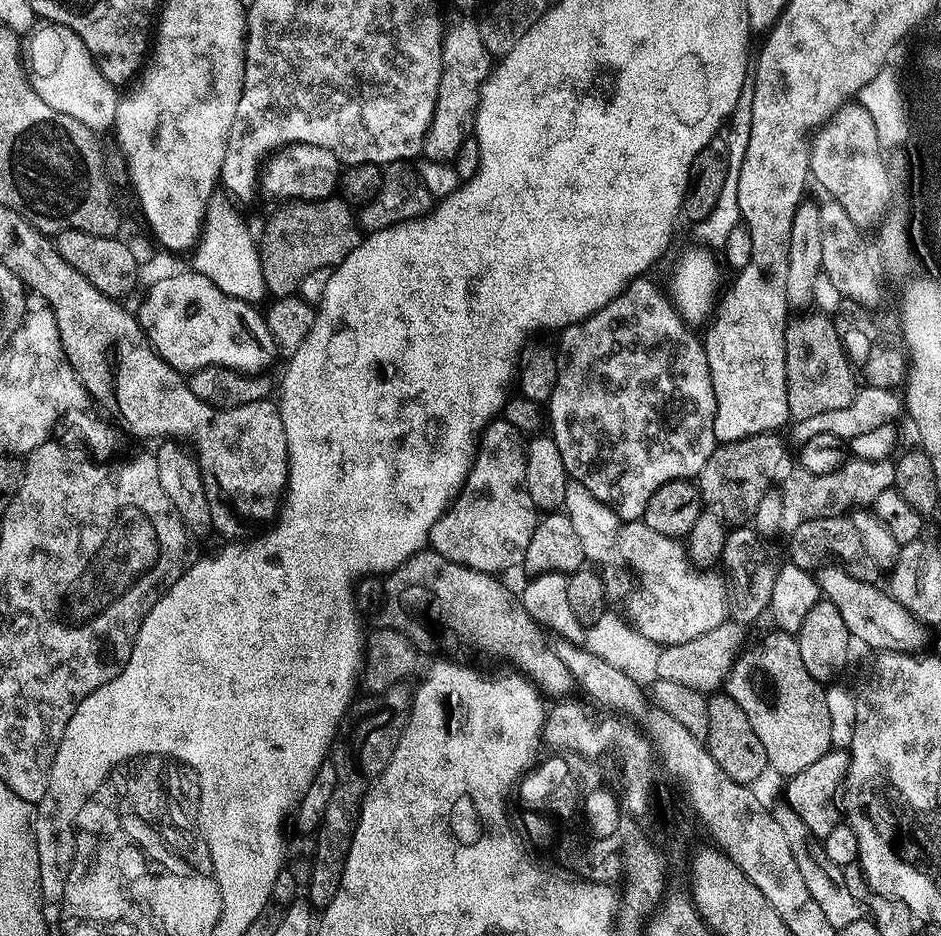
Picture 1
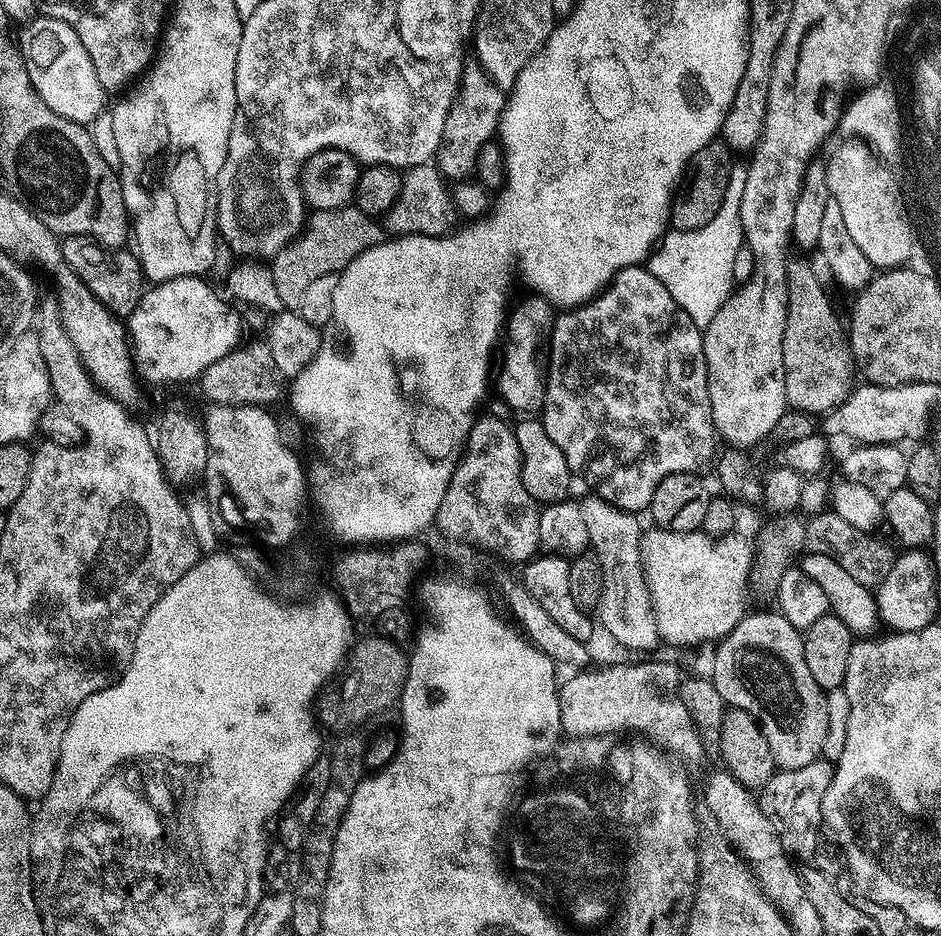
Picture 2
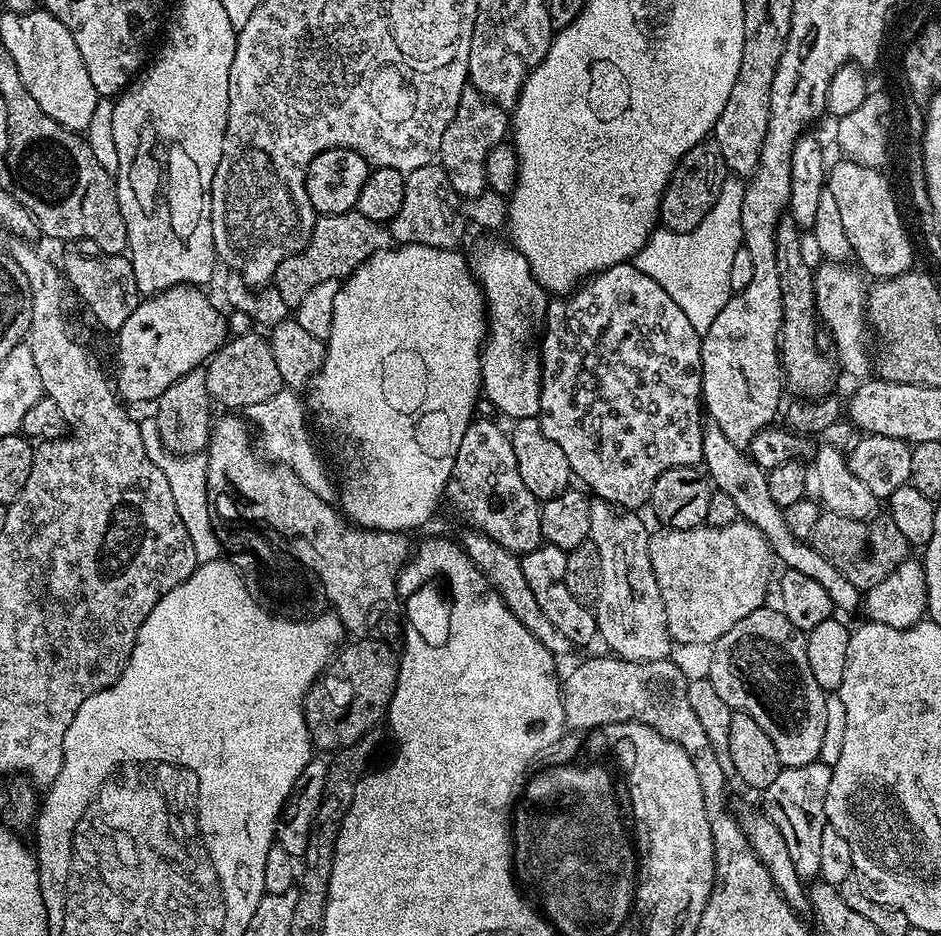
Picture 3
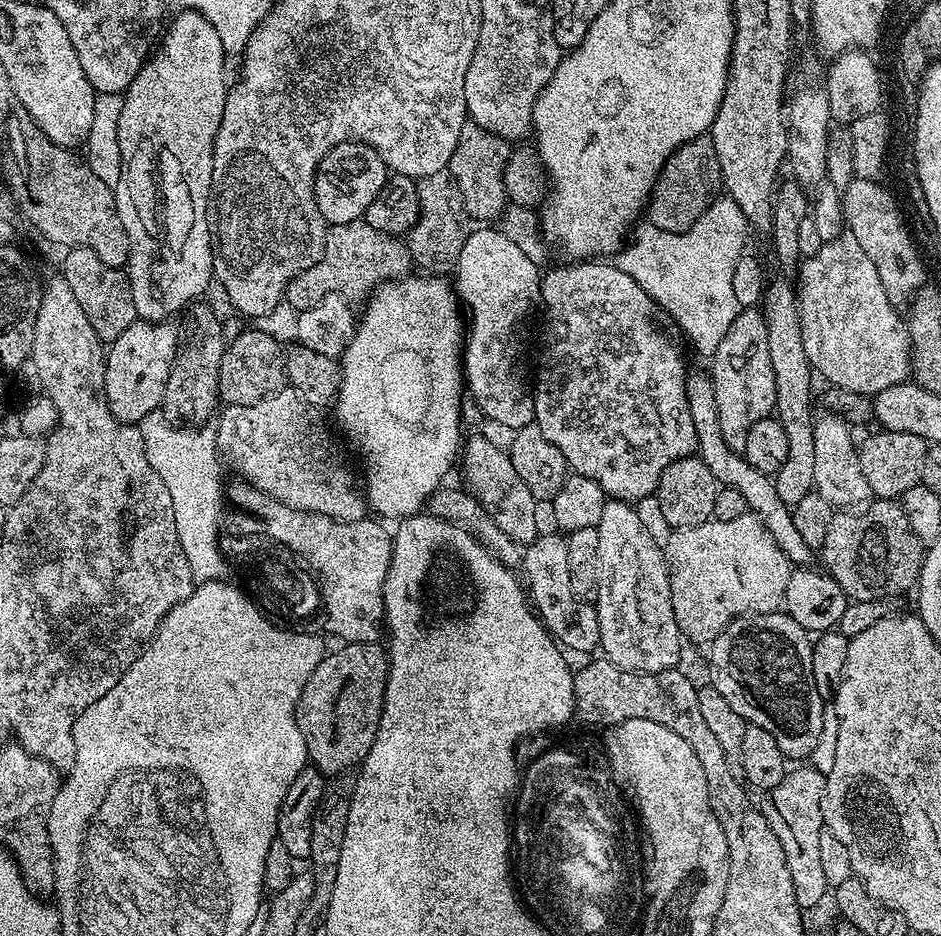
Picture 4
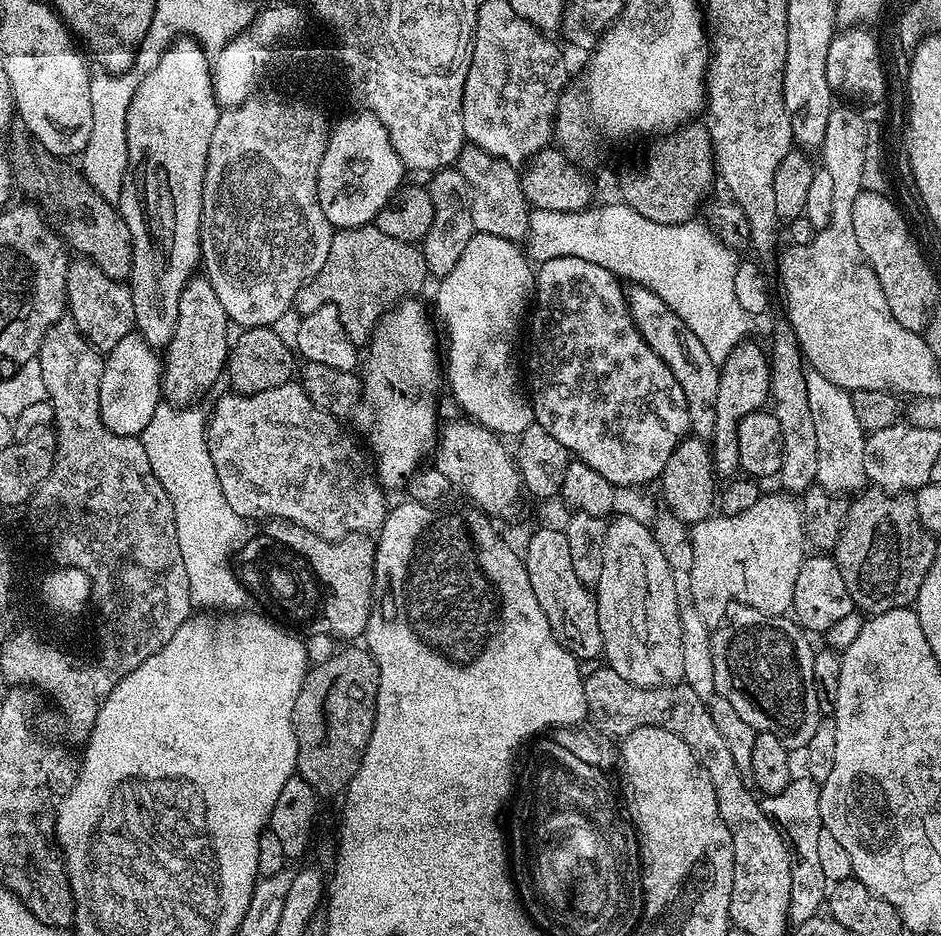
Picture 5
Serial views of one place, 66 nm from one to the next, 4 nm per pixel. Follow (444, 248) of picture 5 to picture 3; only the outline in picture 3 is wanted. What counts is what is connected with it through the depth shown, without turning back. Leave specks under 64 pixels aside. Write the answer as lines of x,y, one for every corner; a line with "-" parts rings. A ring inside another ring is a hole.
433,162
404,177
406,195
402,198
402,210
390,221
390,231
396,244
425,244
435,248
455,249
464,232
465,217
462,215
461,193
453,184
448,171

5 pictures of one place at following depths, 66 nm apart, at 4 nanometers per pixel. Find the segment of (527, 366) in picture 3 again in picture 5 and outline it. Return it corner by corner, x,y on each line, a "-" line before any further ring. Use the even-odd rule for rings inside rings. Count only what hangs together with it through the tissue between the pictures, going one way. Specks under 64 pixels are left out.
476,232
470,238
470,242
466,242
466,250
462,254
462,258
458,258
458,266
454,266
454,270
450,270
450,274
446,274
439,281
440,284
436,288
436,312
435,315
444,319
444,332
448,335
448,352
446,348
446,384
452,387
452,396
460,403
460,408
465,417
471,418
475,423
481,424
483,428
499,434
501,437
518,438
528,429
534,422
532,414
532,406
529,397
520,388
516,388
516,372
512,369
512,343
516,340
516,327
520,324
520,319
525,316
530,308
530,301
534,296
534,268
530,263
528,256
522,251
519,243
507,240
506,238
498,238
494,234
482,234
-
476,312
492,312
492,316
488,316
485,320
480,320
476,324

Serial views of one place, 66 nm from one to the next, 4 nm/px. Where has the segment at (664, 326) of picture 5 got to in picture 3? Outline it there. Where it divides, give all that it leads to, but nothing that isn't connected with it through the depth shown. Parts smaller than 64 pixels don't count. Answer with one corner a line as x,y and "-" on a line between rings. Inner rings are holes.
711,418
704,421
702,452
704,454
703,467
706,469
707,479
714,485
715,491
730,494
730,498
734,498
741,517
762,533
773,555
779,560
779,563
780,560
784,563
785,569
798,570
798,574
807,574
810,578
814,578
814,582
821,584
826,589
826,594
830,594
830,602
837,613
852,612
859,604
861,607
861,589
856,588
854,582
850,582
850,578
846,578
846,574
842,574
842,570
838,570
838,566
834,566
834,562
822,558
822,554
818,554
818,550
814,550
811,543
793,535
784,521
784,509
776,505
770,498
767,486
768,472
758,467
745,449
734,446
734,442
730,442
730,438
726,438
726,434
722,434
718,422
714,422

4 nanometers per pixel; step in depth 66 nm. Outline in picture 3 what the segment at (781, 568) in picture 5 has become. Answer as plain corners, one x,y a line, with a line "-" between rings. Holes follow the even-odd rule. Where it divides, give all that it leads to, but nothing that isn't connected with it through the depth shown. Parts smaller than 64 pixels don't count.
737,522
725,528
701,526
690,530
656,530
649,535
650,566
658,584
666,626
673,641
680,644
711,646
746,614
765,607
764,595
768,592
768,579
772,576
774,555
768,542
753,524

